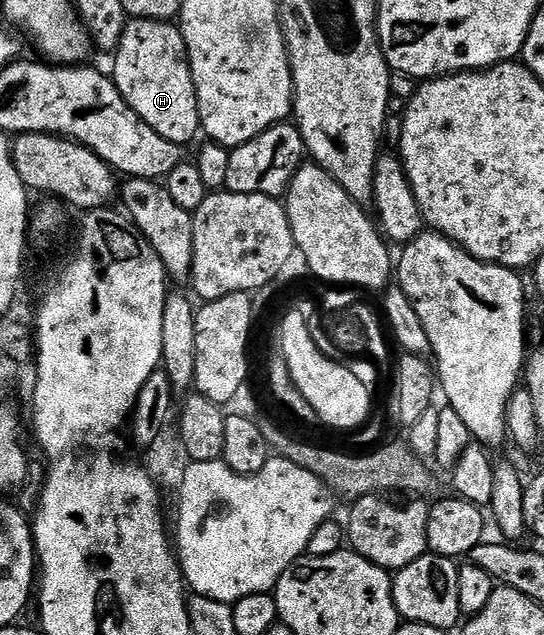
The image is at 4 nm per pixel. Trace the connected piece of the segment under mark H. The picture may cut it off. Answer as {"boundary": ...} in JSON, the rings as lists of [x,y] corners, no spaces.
{"boundary":[[[128,19],[125,30],[121,34],[121,42],[113,53],[115,72],[113,79],[117,90],[125,98],[125,102],[142,118],[161,138],[174,144],[190,145],[189,142],[196,135],[200,135],[199,107],[197,94],[193,86],[191,63],[187,61],[187,47],[183,41],[183,34],[174,23],[166,20],[137,20]]]}

